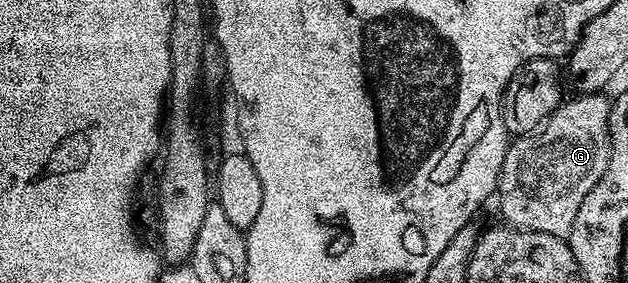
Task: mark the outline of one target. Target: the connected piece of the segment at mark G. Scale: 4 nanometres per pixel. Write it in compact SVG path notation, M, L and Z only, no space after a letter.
M602 92L585 93L582 95L572 96L570 99L564 100L559 108L555 110L553 116L546 122L545 127L538 131L519 135L508 144L507 154L503 160L503 166L499 172L499 183L497 186L497 198L499 197L499 209L503 212L502 220L506 222L512 229L524 229L530 233L544 233L545 235L553 235L554 237L570 238L571 228L577 219L577 213L581 211L581 203L585 203L585 195L589 195L589 191L593 191L593 187L603 178L605 171L609 167L609 159L611 158L611 107L612 102L603 98Z

